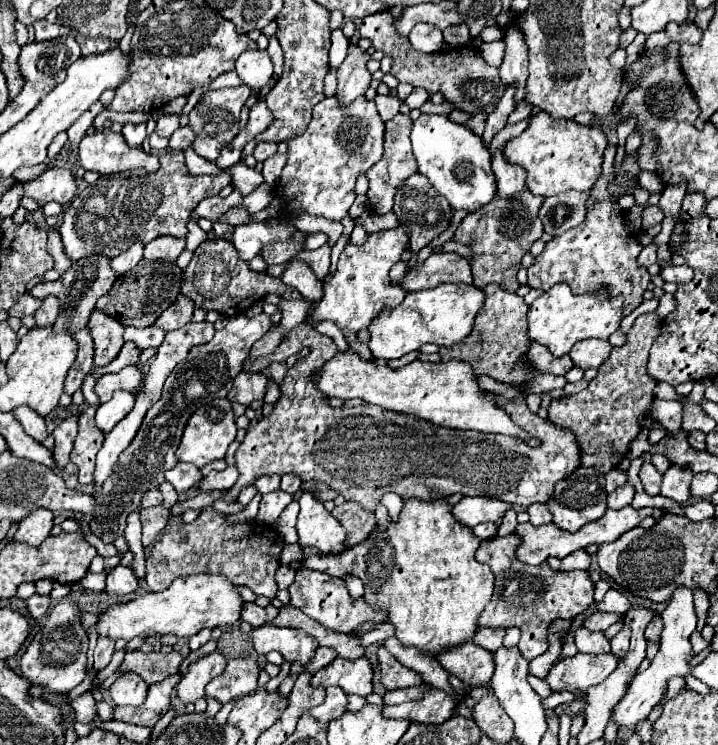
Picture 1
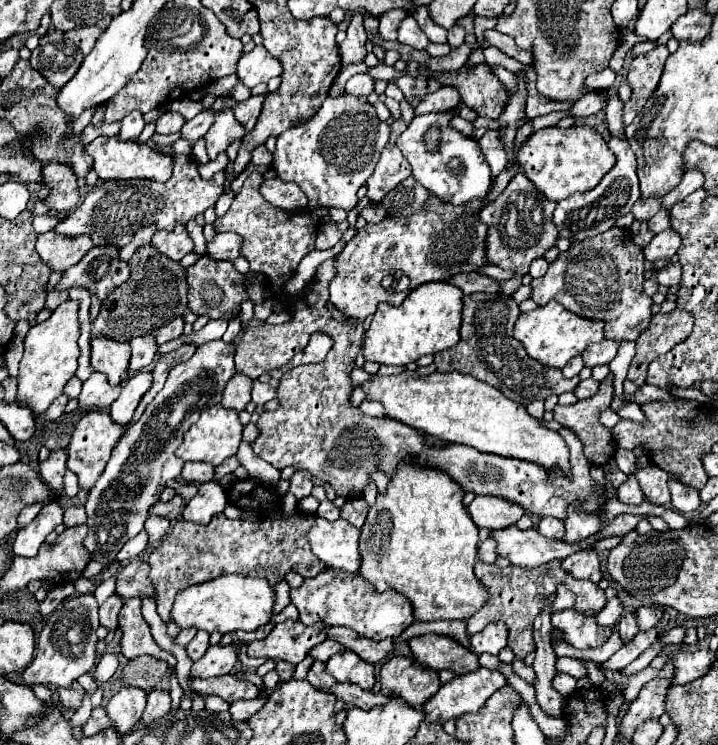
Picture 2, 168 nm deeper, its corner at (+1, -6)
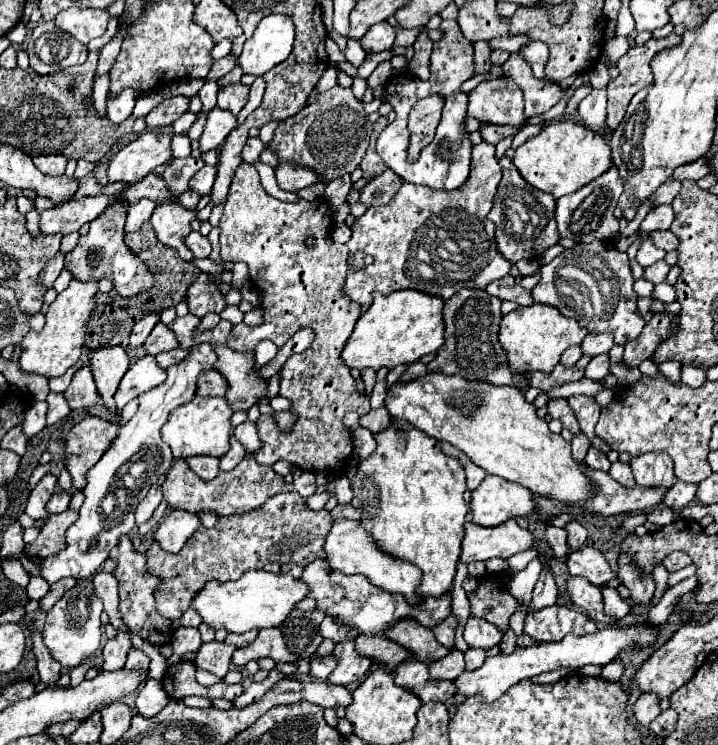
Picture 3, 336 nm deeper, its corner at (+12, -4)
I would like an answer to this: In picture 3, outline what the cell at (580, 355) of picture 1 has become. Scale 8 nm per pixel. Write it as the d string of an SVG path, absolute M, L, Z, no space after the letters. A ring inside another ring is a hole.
M588 333L582 341L582 353L588 357L596 357L602 353L608 353L614 345L612 333Z

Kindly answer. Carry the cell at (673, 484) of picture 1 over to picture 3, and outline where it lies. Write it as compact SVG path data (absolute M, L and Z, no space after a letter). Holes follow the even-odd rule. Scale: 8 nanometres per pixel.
M676 481L676 485L672 485L672 489L666 491L664 495L664 505L674 509L674 511L680 511L684 507L688 507L692 501L694 501L694 495L696 495L696 487L694 483L684 483L684 481Z

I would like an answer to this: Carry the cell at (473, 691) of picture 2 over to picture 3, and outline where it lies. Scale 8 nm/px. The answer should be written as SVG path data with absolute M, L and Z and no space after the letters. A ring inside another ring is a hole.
M636 623L632 627L606 627L600 629L598 633L592 635L566 635L564 641L558 643L538 643L532 647L518 647L510 655L498 655L498 657L488 657L480 669L474 671L464 671L460 677L456 677L456 695L460 697L482 697L484 703L496 701L508 687L530 679L534 675L554 671L558 667L572 667L580 669L588 663L592 665L606 665L618 657L620 651L632 649L632 647L646 647L656 641L656 631L652 631L646 623Z

